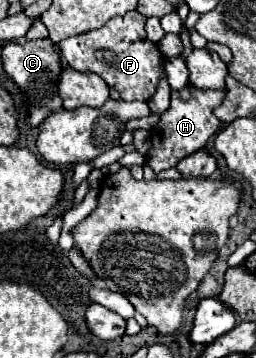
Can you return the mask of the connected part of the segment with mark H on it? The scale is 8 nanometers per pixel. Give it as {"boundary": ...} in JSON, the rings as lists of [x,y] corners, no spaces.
{"boundary":[[[186,85],[178,91],[172,91],[170,95],[170,107],[166,109],[166,113],[160,115],[160,121],[156,127],[152,127],[150,131],[150,151],[146,155],[146,163],[158,173],[170,167],[176,167],[178,161],[182,161],[184,157],[200,151],[208,139],[220,131],[222,121],[218,121],[212,115],[212,109],[218,107],[224,101],[224,91],[218,89],[194,89],[192,85]]]}

